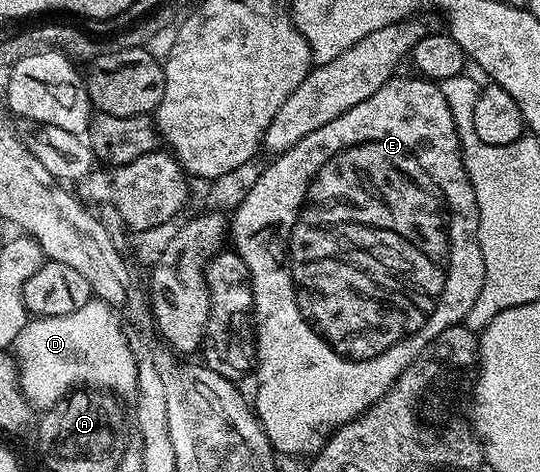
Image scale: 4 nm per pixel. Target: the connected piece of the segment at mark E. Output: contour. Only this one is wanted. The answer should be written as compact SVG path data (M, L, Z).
M414 76L415 78L399 77L392 77L391 81L386 82L381 88L377 88L377 92L373 92L373 96L369 96L369 100L361 100L361 104L357 104L357 108L349 108L349 112L337 116L337 120L329 120L329 124L325 124L325 128L317 128L317 132L302 138L292 150L287 150L283 154L278 155L272 161L275 163L272 166L268 165L264 169L262 176L257 180L257 184L253 185L253 190L245 196L245 200L241 201L241 204L234 209L233 217L235 219L232 217L229 222L230 241L231 238L235 241L233 243L235 253L243 257L245 264L249 268L251 287L255 297L253 329L255 332L257 374L259 370L259 387L255 390L255 398L253 397L253 409L259 423L263 425L263 431L267 433L272 446L275 447L280 455L307 454L306 456L313 456L322 448L323 443L327 441L332 432L338 430L340 426L346 425L347 422L354 421L355 418L366 412L373 404L377 404L377 400L381 400L381 396L385 396L385 392L391 390L391 386L399 379L401 372L405 372L405 368L409 368L409 364L413 364L415 357L434 338L441 336L441 332L445 332L445 328L460 325L466 319L468 312L473 308L473 303L477 300L477 295L481 293L481 284L485 284L485 260L479 247L479 209L477 208L475 193L473 192L473 184L463 167L463 152L459 148L457 128L453 124L453 112L449 112L449 104L445 104L445 96L439 91L439 87L434 81L422 76Z

